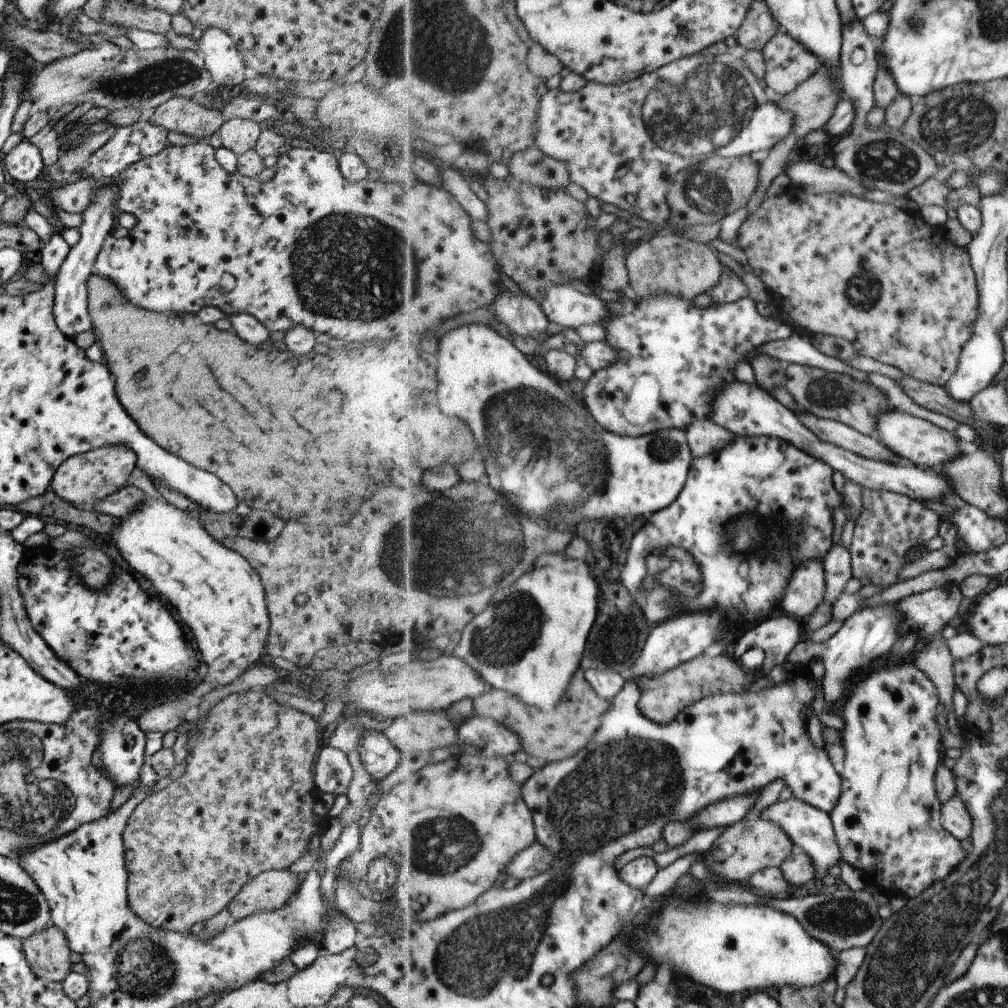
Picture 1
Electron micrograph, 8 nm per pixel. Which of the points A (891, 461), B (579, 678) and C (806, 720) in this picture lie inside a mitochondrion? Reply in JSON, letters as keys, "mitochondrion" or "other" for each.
{"A":"other","B":"other","C":"other"}

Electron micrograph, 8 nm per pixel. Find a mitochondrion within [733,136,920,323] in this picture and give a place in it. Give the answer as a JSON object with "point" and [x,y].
{"point":[864,290]}

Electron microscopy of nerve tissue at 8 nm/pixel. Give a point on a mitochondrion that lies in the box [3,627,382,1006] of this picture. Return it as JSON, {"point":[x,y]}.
{"point":[146,968]}

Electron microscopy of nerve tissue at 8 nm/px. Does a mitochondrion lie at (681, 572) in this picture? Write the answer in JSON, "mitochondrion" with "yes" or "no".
{"mitochondrion":"yes"}

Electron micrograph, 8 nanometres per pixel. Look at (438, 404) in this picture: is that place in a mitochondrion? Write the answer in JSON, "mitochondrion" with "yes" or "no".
{"mitochondrion":"no"}

